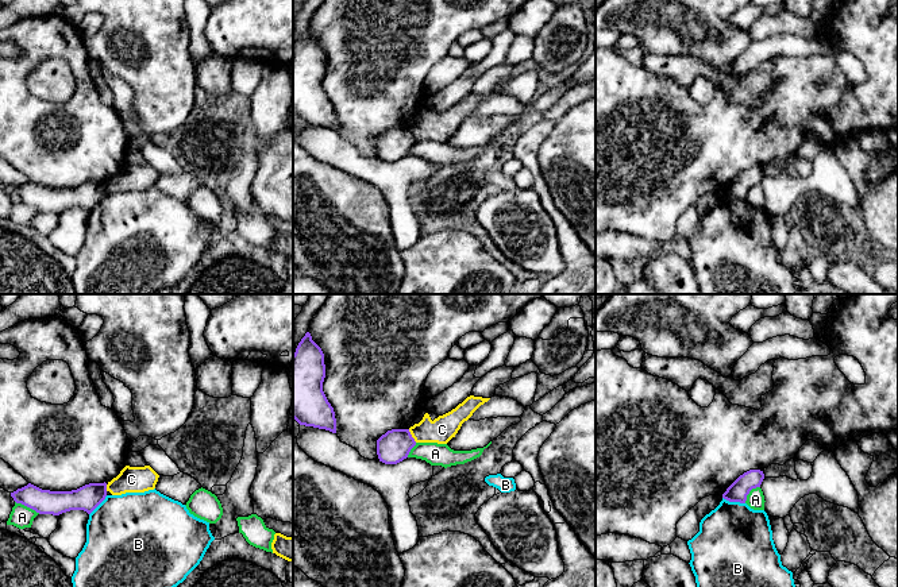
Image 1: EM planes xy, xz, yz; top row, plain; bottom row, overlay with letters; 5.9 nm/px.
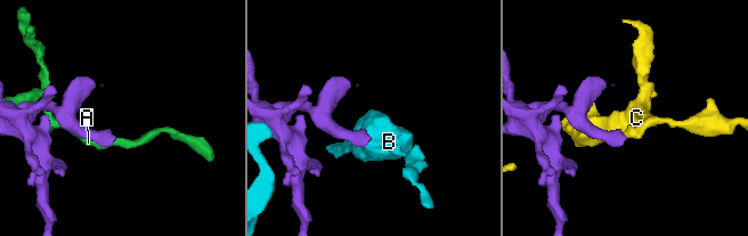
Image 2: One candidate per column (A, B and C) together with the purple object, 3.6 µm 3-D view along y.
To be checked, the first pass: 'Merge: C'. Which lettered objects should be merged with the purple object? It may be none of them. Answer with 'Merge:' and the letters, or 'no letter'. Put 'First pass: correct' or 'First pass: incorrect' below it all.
Merge: no letter
First pass: incorrect

